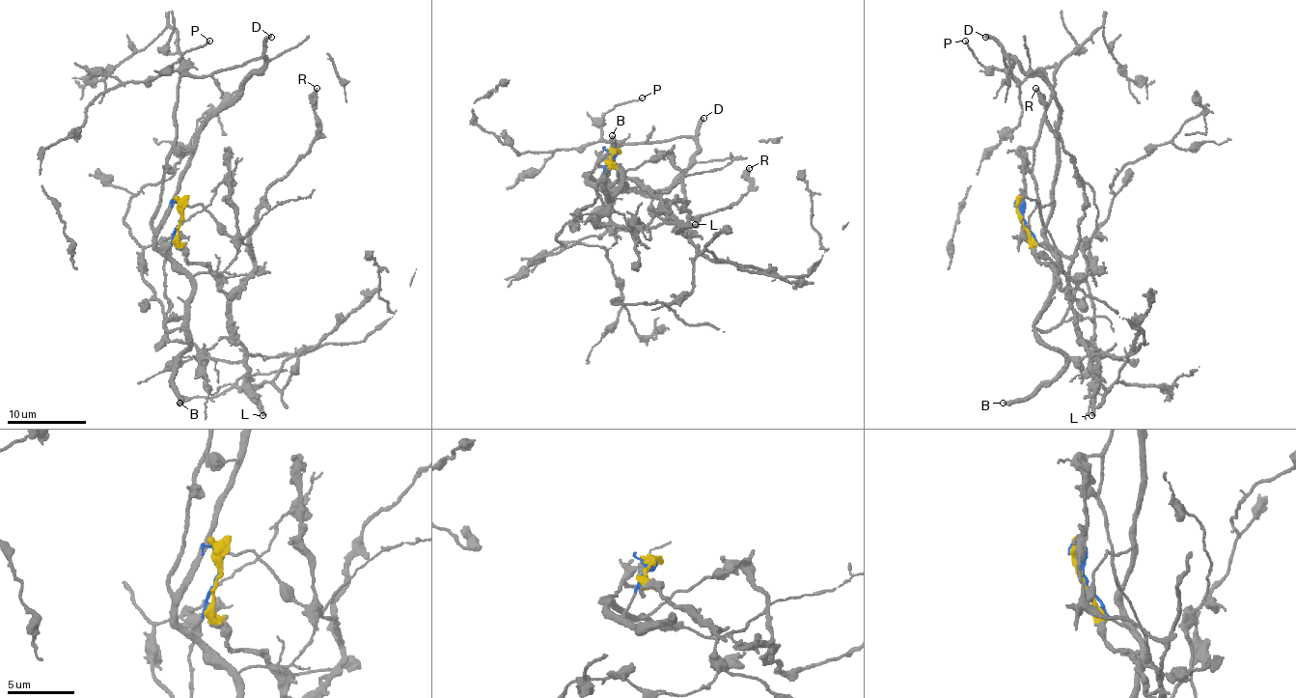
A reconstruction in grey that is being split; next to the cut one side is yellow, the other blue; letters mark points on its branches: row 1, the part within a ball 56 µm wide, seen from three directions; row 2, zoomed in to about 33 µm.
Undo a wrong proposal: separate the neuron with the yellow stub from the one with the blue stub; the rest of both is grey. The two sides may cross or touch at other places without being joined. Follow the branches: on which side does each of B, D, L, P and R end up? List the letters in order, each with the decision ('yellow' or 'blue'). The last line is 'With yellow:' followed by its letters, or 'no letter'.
B: blue
D: blue
L: yellow
P: blue
R: yellow
With yellow: L, R

